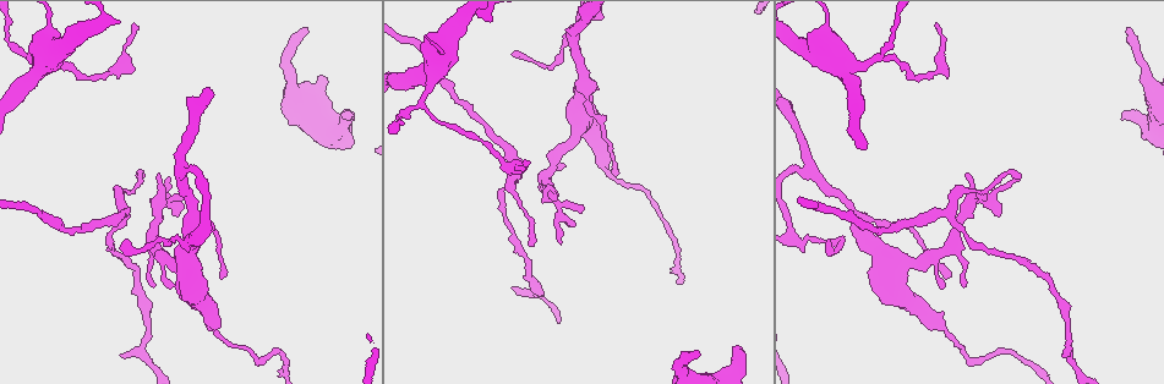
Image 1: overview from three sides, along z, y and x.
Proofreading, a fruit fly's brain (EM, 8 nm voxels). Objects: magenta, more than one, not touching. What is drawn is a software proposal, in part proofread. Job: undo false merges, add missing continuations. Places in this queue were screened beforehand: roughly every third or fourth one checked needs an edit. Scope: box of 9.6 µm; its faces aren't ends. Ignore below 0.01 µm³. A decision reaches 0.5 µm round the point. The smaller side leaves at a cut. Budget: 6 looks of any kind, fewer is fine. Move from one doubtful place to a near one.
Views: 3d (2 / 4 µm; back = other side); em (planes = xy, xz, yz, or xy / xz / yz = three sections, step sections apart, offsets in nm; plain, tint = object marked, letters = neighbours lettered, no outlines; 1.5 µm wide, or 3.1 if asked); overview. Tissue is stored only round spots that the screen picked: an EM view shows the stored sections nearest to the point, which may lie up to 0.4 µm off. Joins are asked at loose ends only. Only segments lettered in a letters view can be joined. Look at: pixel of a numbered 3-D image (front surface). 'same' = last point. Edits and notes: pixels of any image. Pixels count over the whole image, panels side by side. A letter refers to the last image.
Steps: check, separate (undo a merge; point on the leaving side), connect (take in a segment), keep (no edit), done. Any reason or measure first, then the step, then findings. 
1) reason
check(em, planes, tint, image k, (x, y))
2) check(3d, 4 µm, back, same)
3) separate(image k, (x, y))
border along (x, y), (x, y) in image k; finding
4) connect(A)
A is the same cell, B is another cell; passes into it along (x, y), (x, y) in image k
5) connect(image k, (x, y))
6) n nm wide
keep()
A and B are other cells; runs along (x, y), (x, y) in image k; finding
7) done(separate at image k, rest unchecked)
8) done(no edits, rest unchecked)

check(3d, 2 µm, image 1, (127, 241))

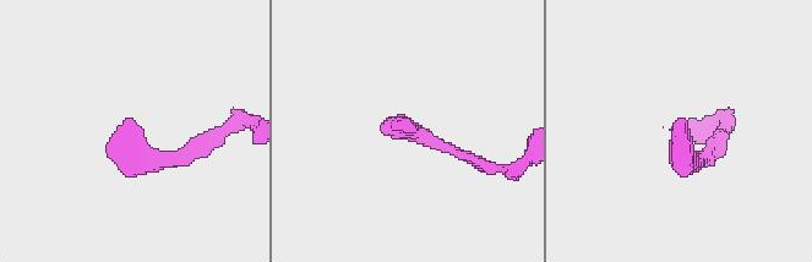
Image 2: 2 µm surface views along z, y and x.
shape alone is not enough
check(em, planes, letters, image 2, (132, 119))

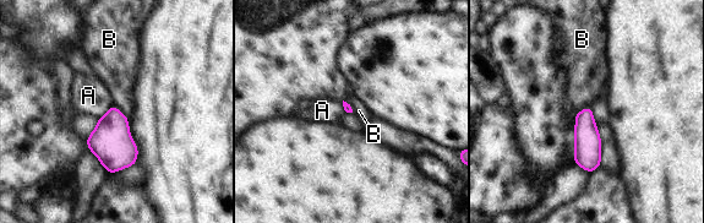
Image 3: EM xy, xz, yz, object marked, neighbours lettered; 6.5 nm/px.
keep()
A and B are other cells; border along (590, 107), (585, 107), (576, 114) in image 3; no lettered segment goes on from it

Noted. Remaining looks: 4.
an open end
check(em, yz, step 4, tint, image 1, (531, 246))

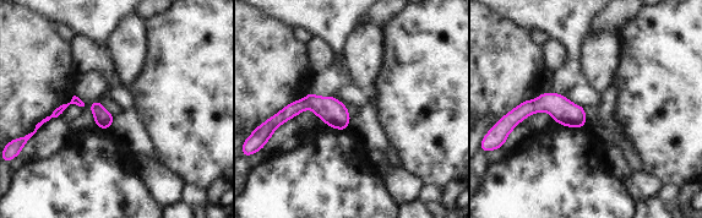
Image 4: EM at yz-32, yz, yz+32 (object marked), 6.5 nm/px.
check(em, planes, letters, same)

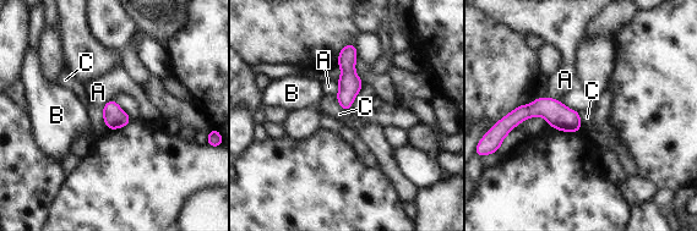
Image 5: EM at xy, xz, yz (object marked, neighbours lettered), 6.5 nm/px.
keep()
A, B and C are other cells; border along (335, 95), (344, 111) in image 5; none of them fits

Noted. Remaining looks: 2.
free end
check(3d, 4 µm, back, image 1, (1121, 117))

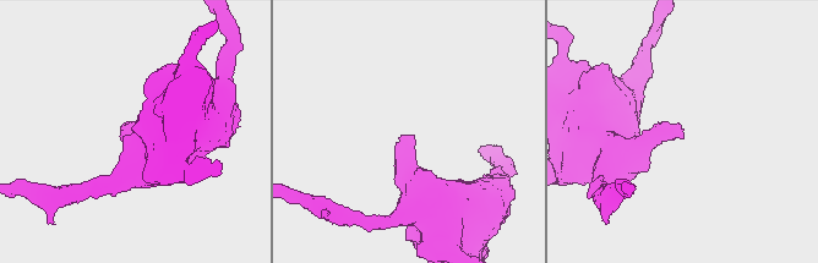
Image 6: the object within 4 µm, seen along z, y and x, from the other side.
check(em, planes, letters, image 6, (682, 134))

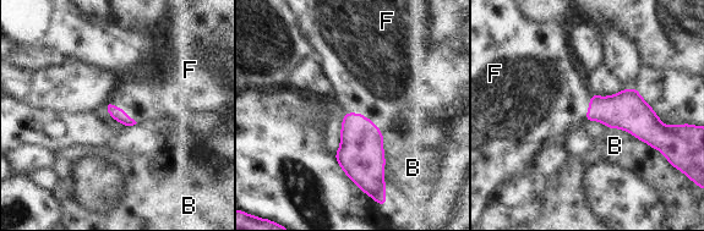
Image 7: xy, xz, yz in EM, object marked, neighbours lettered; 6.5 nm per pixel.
connect(image 7, (127, 94))
F is the same cell, B is another cell; passes into it along (118, 114), (124, 110), (127, 94) in image 7; it goes on there

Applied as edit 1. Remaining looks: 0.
done(connect at image 7, rest unchecked)

